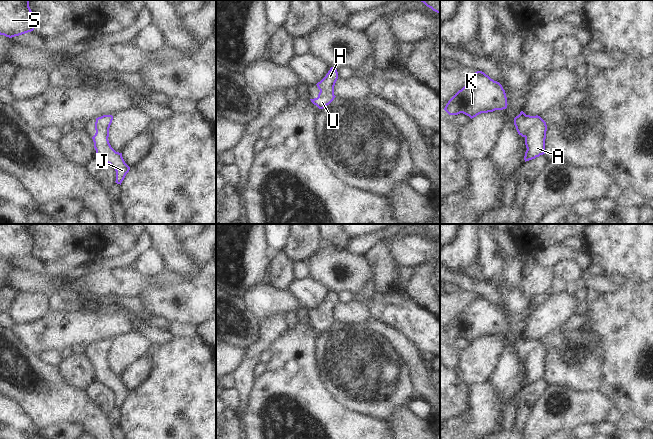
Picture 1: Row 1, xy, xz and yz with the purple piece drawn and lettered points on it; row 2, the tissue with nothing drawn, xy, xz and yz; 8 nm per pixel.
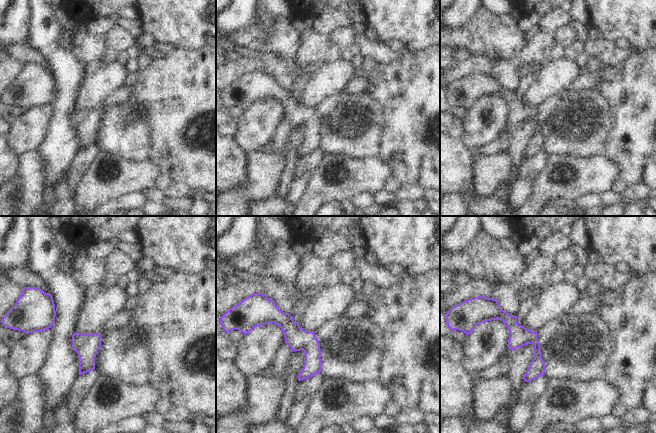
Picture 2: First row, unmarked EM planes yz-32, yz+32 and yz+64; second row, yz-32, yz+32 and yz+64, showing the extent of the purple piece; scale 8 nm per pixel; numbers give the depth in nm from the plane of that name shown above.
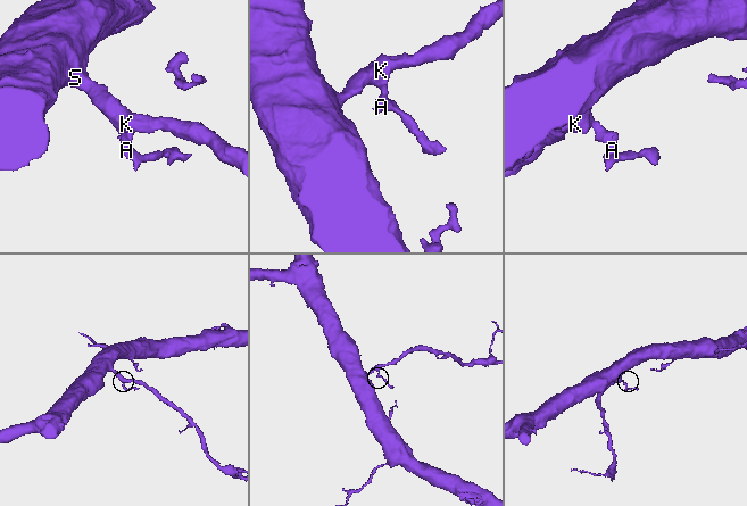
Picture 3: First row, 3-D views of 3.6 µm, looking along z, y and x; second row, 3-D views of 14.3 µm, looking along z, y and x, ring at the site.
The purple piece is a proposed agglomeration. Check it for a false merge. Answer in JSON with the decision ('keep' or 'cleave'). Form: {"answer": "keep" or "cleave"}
{"answer": "keep"}

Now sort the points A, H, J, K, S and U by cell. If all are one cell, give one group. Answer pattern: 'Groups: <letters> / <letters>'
Groups: A H J K S U.

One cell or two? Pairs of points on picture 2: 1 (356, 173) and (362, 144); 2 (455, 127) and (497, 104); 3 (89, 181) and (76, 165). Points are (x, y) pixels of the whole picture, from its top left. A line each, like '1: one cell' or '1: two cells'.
1: two cells
2: two cells
3: two cells

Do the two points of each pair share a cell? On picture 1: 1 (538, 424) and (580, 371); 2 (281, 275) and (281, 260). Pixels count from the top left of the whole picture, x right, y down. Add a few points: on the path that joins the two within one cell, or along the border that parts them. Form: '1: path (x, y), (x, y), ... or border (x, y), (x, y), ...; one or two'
1: border (548, 383), (568, 386), (578, 391), (591, 391); two
2: path (281, 271), (281, 264); one

